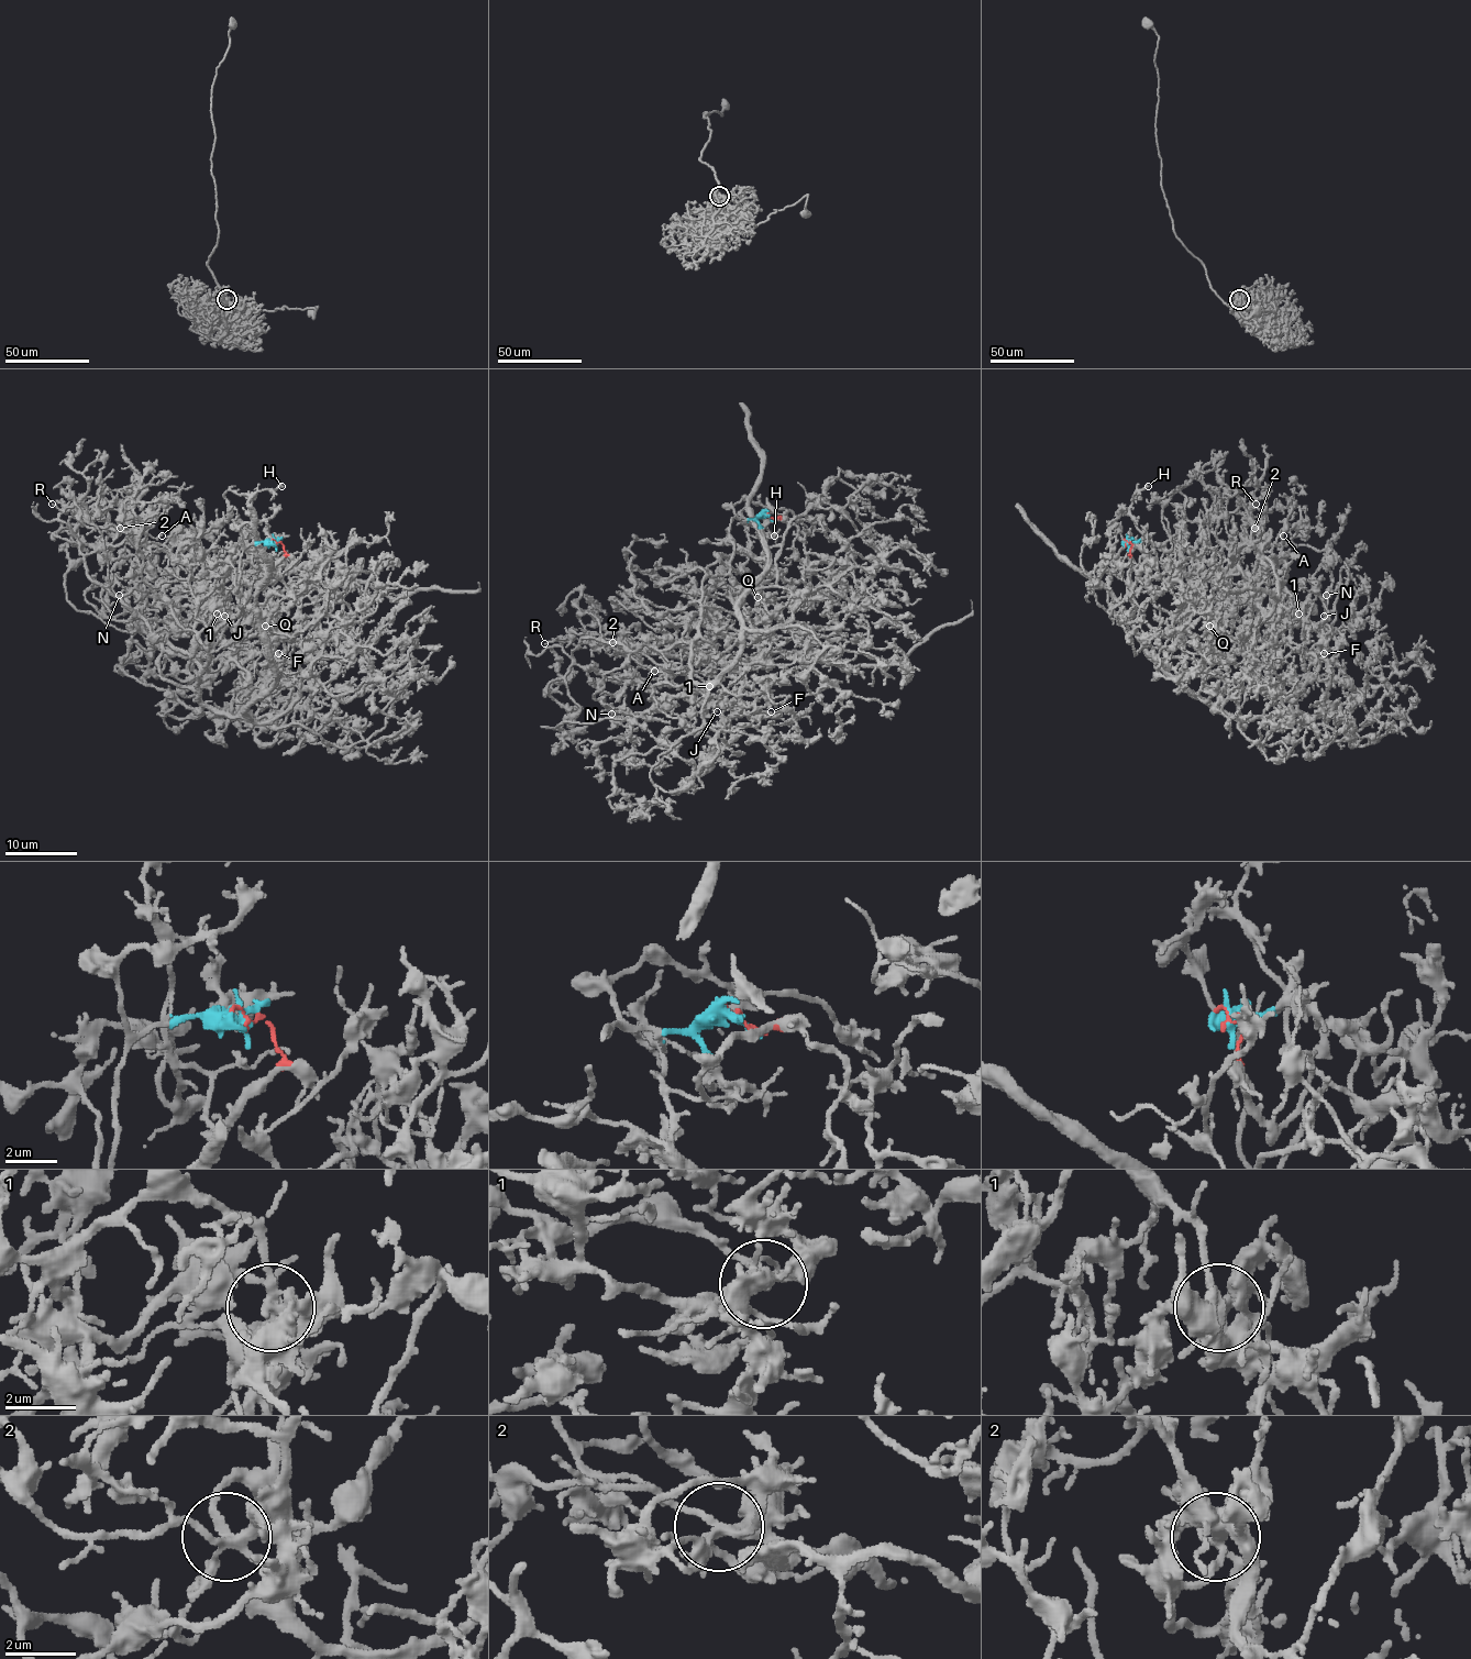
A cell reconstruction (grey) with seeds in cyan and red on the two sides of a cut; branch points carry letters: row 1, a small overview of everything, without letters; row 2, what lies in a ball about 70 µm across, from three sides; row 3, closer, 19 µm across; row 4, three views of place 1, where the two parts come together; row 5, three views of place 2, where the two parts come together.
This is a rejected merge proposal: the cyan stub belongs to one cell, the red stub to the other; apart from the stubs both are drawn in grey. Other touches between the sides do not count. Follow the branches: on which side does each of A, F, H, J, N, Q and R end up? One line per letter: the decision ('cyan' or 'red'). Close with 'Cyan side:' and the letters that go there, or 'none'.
A: red
F: cyan
H: red
J: red
N: cyan
Q: cyan
R: red
Cyan side: F, N, Q

